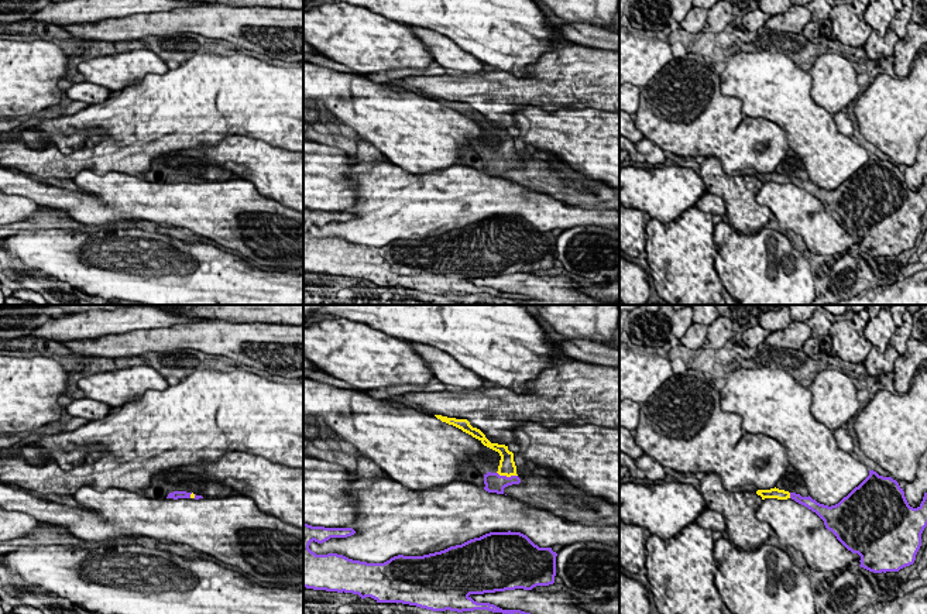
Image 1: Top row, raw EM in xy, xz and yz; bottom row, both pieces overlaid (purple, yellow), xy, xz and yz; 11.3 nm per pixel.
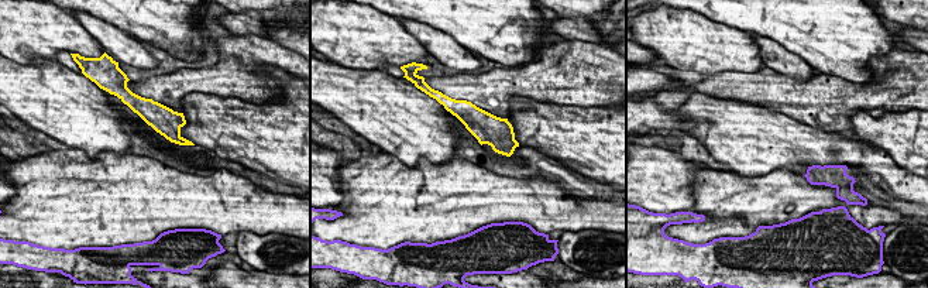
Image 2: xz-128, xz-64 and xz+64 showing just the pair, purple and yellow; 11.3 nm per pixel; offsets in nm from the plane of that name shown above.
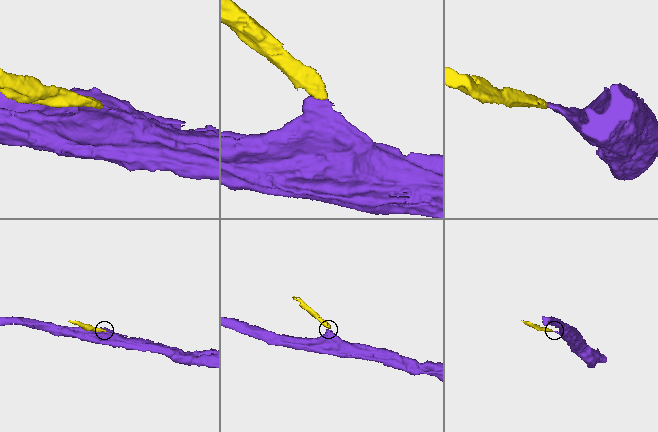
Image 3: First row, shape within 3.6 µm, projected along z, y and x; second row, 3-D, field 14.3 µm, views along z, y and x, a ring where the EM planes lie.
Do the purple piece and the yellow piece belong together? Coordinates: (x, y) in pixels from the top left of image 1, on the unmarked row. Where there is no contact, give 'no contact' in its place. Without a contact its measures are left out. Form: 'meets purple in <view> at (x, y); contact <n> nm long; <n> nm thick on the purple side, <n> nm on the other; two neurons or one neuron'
meets purple in xz at (505, 160); contact 240 nm long; 220 nm thick on the purple side, 190 nm on the other; one neuron

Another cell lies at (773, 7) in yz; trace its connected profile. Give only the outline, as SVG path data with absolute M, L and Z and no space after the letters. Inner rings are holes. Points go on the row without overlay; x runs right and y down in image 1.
M759 0L759 8L770 16L783 14L792 6L792 0Z

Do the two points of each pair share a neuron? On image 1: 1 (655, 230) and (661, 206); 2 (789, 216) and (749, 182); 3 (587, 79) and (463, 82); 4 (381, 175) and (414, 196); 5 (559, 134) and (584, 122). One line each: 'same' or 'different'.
1: different
2: different
3: same
4: same
5: same

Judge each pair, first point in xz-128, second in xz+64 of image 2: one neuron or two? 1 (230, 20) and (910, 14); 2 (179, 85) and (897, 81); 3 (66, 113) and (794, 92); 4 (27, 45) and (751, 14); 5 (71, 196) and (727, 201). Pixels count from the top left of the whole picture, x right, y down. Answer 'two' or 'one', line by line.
1: one
2: one
3: two
4: two
5: one

